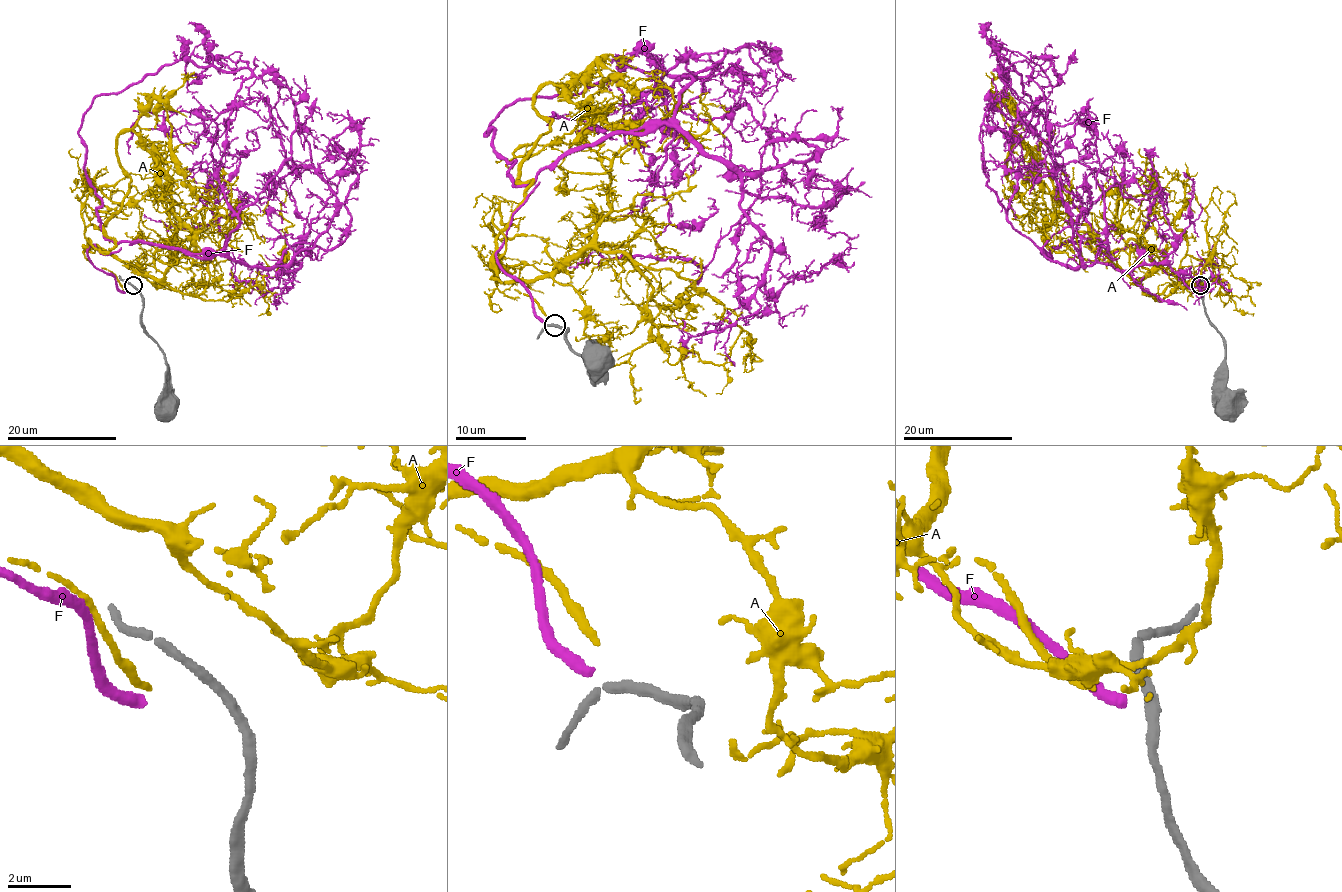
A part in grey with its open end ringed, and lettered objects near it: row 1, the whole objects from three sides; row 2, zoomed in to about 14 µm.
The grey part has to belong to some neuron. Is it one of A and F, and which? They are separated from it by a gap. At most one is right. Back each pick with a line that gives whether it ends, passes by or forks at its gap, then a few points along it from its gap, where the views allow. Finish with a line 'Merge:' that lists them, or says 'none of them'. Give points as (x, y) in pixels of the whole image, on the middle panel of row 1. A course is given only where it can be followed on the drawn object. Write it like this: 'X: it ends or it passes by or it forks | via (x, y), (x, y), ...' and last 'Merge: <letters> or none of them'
Merge: none of them

